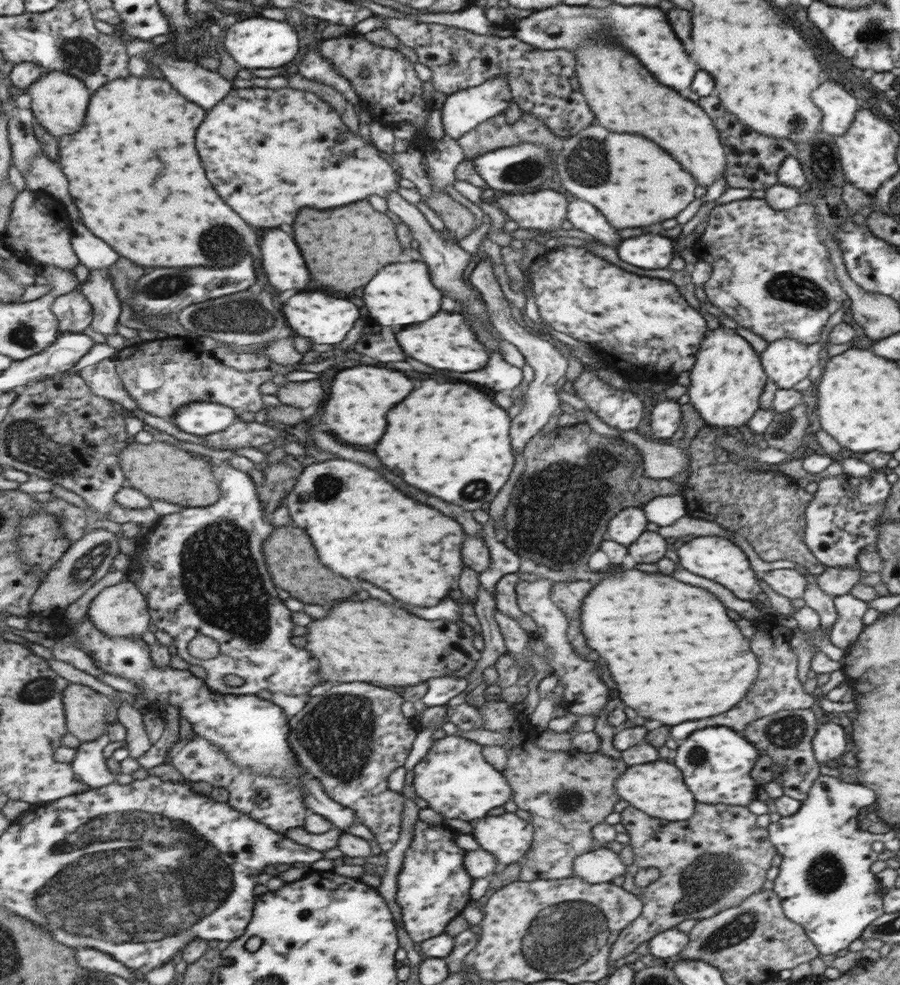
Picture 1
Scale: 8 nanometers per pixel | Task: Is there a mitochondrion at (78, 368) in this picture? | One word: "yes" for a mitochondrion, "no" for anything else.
no

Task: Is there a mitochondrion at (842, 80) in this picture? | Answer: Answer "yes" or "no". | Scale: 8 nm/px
no

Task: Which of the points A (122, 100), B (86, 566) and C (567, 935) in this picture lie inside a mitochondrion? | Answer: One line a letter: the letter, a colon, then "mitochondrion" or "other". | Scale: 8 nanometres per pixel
A: other
B: mitochondrion
C: mitochondrion

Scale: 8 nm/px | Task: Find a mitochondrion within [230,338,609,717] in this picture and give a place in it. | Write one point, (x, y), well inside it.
(541, 529)

